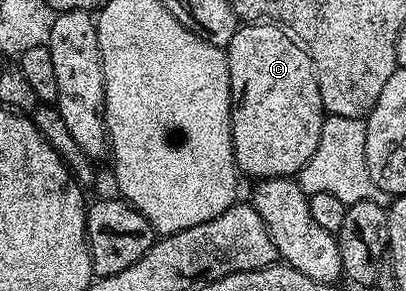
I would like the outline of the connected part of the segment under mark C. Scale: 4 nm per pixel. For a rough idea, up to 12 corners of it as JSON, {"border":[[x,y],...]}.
{"border":[[270,24],[225,49],[236,167],[290,179],[325,117],[311,57]]}

